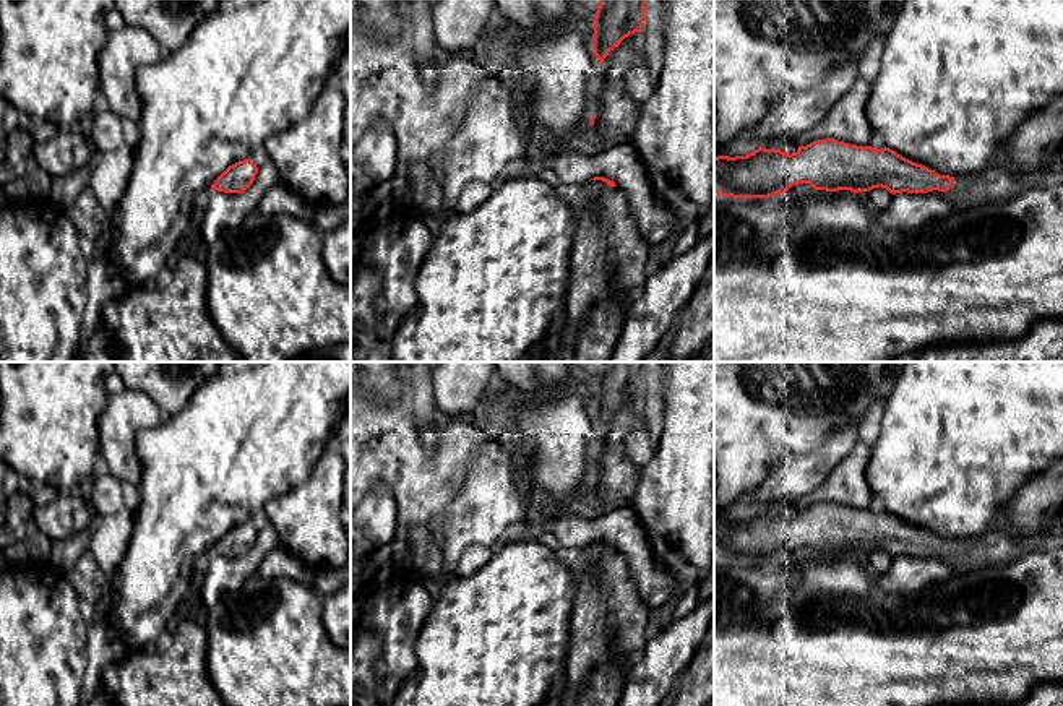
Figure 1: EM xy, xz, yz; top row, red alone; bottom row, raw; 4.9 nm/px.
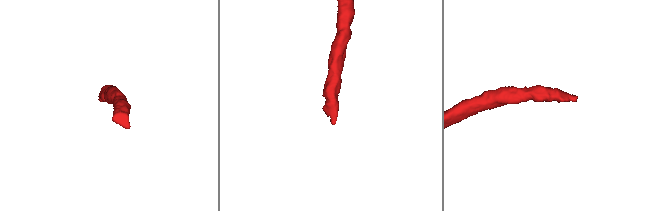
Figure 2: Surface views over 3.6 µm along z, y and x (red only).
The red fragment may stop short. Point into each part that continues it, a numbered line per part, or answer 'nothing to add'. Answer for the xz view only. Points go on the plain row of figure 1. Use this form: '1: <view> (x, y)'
nothing to add

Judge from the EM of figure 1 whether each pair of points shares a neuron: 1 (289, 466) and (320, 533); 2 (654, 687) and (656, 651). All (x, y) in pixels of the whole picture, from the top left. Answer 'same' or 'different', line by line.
1: different
2: same

